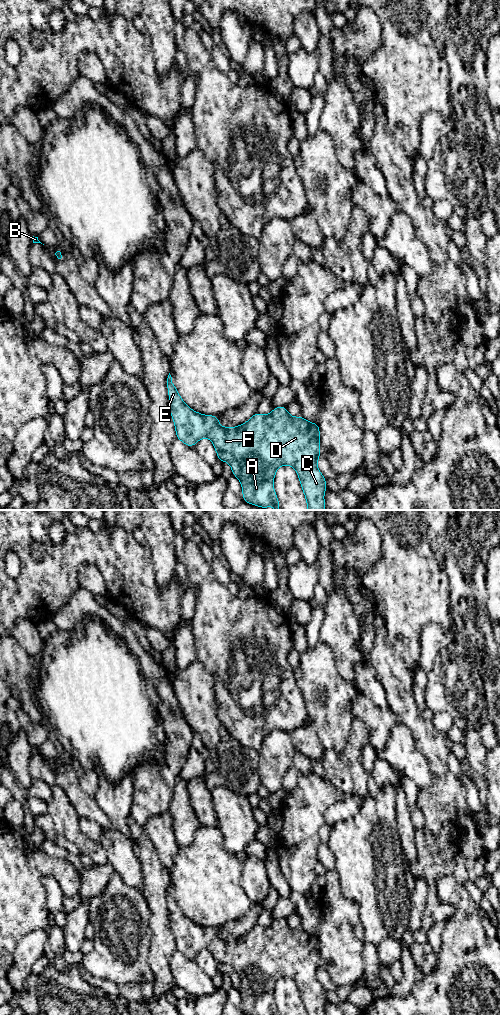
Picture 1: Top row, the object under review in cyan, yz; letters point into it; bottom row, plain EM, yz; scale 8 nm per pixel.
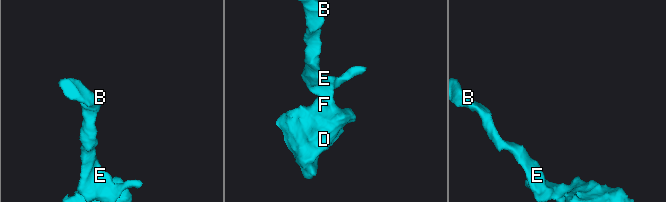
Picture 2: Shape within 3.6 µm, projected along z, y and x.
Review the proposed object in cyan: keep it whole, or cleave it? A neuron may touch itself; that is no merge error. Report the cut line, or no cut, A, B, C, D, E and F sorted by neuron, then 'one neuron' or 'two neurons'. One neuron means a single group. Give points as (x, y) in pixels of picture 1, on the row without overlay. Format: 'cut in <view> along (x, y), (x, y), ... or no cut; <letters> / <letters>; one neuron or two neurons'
no cut; A B C D E F; one neuron

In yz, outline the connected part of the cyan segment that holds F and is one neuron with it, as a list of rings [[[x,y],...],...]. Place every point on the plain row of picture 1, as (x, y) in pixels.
[[[170,885],[167,900],[176,950],[189,959],[193,959],[202,950],[209,950],[218,971],[228,974],[232,986],[240,993],[245,1014],[279,1015],[273,999],[275,986],[280,978],[290,977],[297,984],[307,1015],[325,1015],[326,991],[317,979],[317,972],[321,970],[318,935],[311,935],[302,928],[292,929],[286,919],[280,918],[267,927],[256,924],[246,935],[237,939],[221,939],[219,929],[195,924],[184,915]]]

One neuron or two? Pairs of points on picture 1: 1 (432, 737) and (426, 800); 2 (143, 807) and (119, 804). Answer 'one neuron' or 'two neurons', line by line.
1: one neuron
2: two neurons

